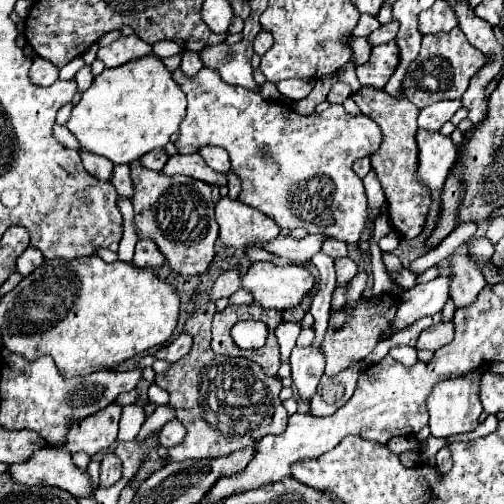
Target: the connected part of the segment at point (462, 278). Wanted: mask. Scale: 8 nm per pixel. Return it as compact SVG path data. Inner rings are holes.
M452 256L450 258L450 298L456 308L470 306L478 292L484 288L482 272L470 262L468 256Z

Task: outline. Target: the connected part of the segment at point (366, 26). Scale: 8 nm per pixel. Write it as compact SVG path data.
M362 14L358 24L356 24L356 30L354 30L354 36L370 36L376 28L380 28L380 22L376 20L376 16L370 16L370 14Z

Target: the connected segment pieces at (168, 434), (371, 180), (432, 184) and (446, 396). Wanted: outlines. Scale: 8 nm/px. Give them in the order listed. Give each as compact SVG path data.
M178 420L166 422L166 424L160 428L160 432L158 432L158 440L160 440L160 444L166 446L166 448L176 446L176 442L180 442L180 438L184 438L184 426L182 426L182 422L178 422Z
M370 170L366 176L364 176L364 190L366 190L366 198L368 198L368 216L378 216L382 212L382 206L386 202L384 198L384 190L376 178L376 172Z
M418 130L418 178L428 184L430 190L444 186L450 170L458 162L458 146L450 136L442 136L432 130Z
M474 368L474 370L466 372L464 376L442 380L432 388L432 392L426 398L432 436L448 438L452 434L470 432L478 426L478 416L482 414L482 404L480 404L480 398L478 398L480 378L482 378L482 368Z

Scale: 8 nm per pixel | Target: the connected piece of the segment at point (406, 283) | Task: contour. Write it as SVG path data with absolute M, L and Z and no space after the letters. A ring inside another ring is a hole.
M400 268L400 272L394 276L392 272L388 272L390 274L390 278L398 284L398 286L402 286L404 290L408 290L408 288L412 288L412 286L416 286L416 274L414 272L410 272L408 268Z

